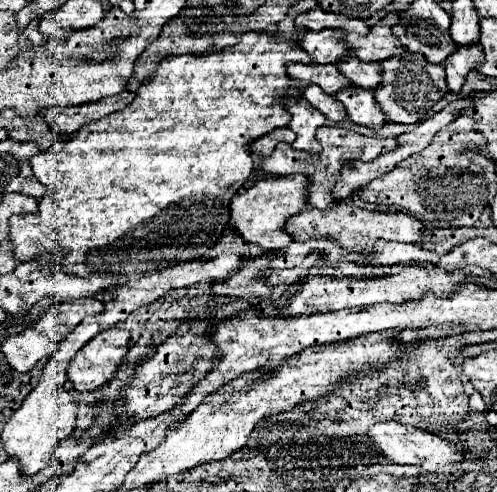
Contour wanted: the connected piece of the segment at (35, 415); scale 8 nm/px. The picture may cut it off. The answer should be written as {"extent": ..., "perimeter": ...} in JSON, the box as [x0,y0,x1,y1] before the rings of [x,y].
{"extent":[2,315,100,475],"perimeter":[[[96,315],[86,317],[60,343],[60,347],[52,353],[48,365],[44,367],[40,383],[28,393],[24,403],[14,411],[14,415],[10,417],[10,421],[6,423],[6,427],[2,431],[4,449],[8,451],[10,457],[20,461],[20,469],[24,475],[36,475],[42,469],[46,469],[58,443],[64,441],[68,435],[72,435],[72,431],[76,427],[78,403],[70,397],[70,393],[66,389],[66,369],[68,369],[70,361],[76,357],[76,353],[80,351],[80,347],[84,347],[88,341],[92,341],[100,333],[100,331],[92,331],[92,319],[96,319]]]}

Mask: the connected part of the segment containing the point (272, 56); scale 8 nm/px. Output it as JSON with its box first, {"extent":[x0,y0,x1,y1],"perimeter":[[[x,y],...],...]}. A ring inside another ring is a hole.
{"extent":[10,33,312,275],"perimeter":[[[244,33],[240,43],[234,47],[228,47],[218,53],[204,53],[204,55],[170,55],[160,61],[158,73],[144,83],[144,87],[138,91],[134,103],[124,107],[118,113],[112,113],[108,117],[102,117],[96,123],[84,125],[80,131],[76,131],[58,153],[46,151],[38,153],[30,159],[30,165],[34,169],[34,175],[38,181],[44,185],[46,193],[40,199],[40,211],[36,215],[12,215],[10,219],[10,239],[14,243],[14,257],[18,261],[34,261],[40,255],[48,251],[58,251],[58,259],[68,259],[60,263],[62,271],[70,275],[104,275],[104,273],[114,273],[114,275],[142,275],[148,271],[162,271],[168,265],[174,263],[184,263],[192,259],[204,257],[212,245],[218,243],[218,239],[224,235],[228,223],[230,223],[230,201],[232,195],[236,195],[244,183],[248,181],[248,175],[252,173],[252,155],[250,155],[250,143],[268,135],[276,127],[286,127],[290,123],[290,113],[284,107],[284,99],[288,97],[300,97],[300,87],[296,79],[290,79],[286,73],[286,63],[290,61],[304,61],[312,63],[312,57],[300,49],[296,43],[298,37],[284,39],[284,37],[274,37],[266,33]]]}

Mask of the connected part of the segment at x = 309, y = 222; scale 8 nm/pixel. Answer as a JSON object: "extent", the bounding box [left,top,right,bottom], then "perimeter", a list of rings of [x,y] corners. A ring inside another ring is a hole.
{"extent":[286,199,424,253],"perimeter":[[[346,199],[340,201],[332,209],[306,209],[300,215],[292,217],[288,221],[286,231],[296,239],[296,241],[308,241],[308,239],[318,239],[318,237],[328,237],[336,239],[344,251],[356,251],[356,253],[368,253],[368,241],[374,239],[384,239],[384,241],[398,241],[398,243],[422,243],[424,241],[424,225],[412,215],[404,213],[392,213],[392,211],[368,211],[356,207],[352,201]]]}

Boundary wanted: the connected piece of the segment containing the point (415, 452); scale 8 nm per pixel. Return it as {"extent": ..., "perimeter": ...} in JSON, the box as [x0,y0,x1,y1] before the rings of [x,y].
{"extent":[370,421,464,473],"perimeter":[[[394,421],[372,425],[370,427],[370,437],[372,437],[372,443],[392,463],[398,463],[398,465],[424,465],[430,473],[442,473],[444,471],[442,461],[462,461],[464,459],[464,451],[458,445],[454,445],[450,441],[444,441],[442,437],[438,437],[434,433],[426,433],[426,431],[420,431],[416,427],[400,425],[400,423],[394,423]]]}

